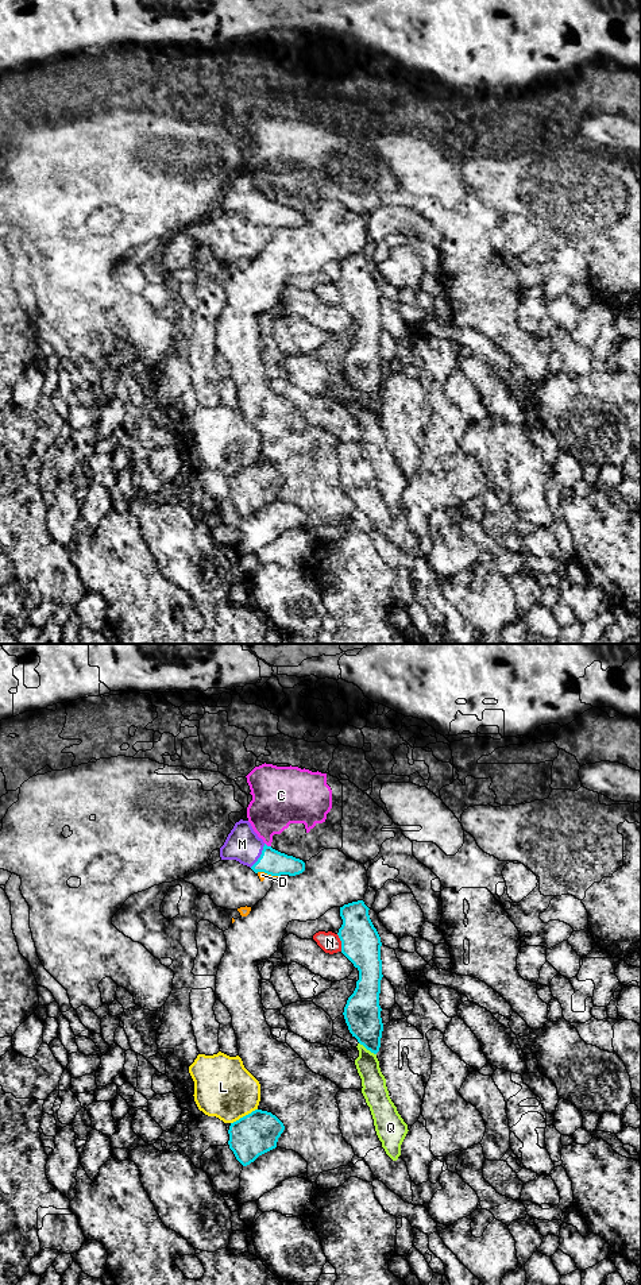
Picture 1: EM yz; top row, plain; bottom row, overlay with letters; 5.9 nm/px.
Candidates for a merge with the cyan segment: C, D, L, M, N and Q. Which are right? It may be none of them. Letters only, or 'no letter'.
M

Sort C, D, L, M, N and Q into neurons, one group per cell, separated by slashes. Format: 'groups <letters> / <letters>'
groups C / D / L / M / N / Q

